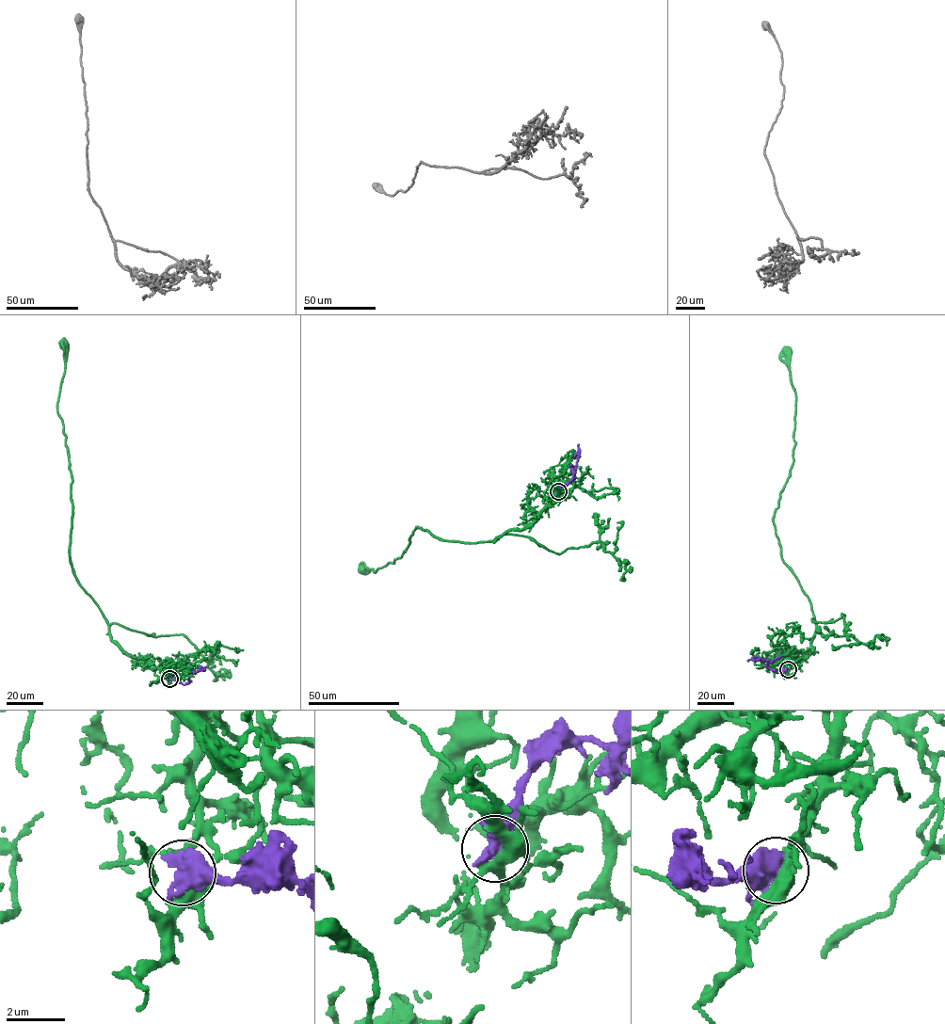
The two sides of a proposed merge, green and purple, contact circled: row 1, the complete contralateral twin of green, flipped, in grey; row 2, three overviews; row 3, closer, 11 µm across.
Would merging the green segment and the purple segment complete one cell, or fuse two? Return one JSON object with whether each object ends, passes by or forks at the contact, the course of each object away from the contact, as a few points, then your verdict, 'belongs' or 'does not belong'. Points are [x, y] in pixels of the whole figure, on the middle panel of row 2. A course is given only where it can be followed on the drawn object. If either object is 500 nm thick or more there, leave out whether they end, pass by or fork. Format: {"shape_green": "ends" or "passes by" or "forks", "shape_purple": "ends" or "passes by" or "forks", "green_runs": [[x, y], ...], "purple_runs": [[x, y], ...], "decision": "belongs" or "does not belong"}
{"green_runs": [[558, 491], [532, 522], [493, 541], [445, 540], [417, 527], [401, 557], [374, 572], [361, 571]], "purple_runs": [[557, 491], [571, 480], [573, 471], [570, 467], [576, 466], [579, 450], [573, 457]], "decision": "belongs"}

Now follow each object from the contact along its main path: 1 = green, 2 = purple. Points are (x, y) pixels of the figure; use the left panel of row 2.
1: (169, 679), (168, 668), (152, 669), (111, 639), (108, 622), (72, 565), (72, 482), (57, 408), (62, 344)
2: (169, 679), (187, 683), (192, 674), (205, 669), (198, 666)

